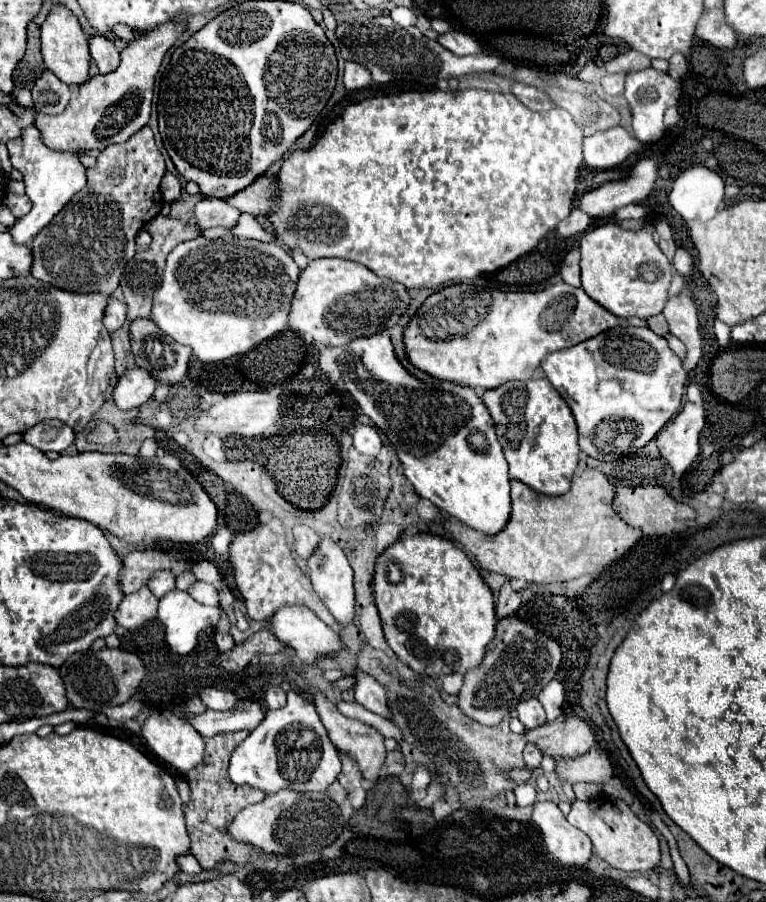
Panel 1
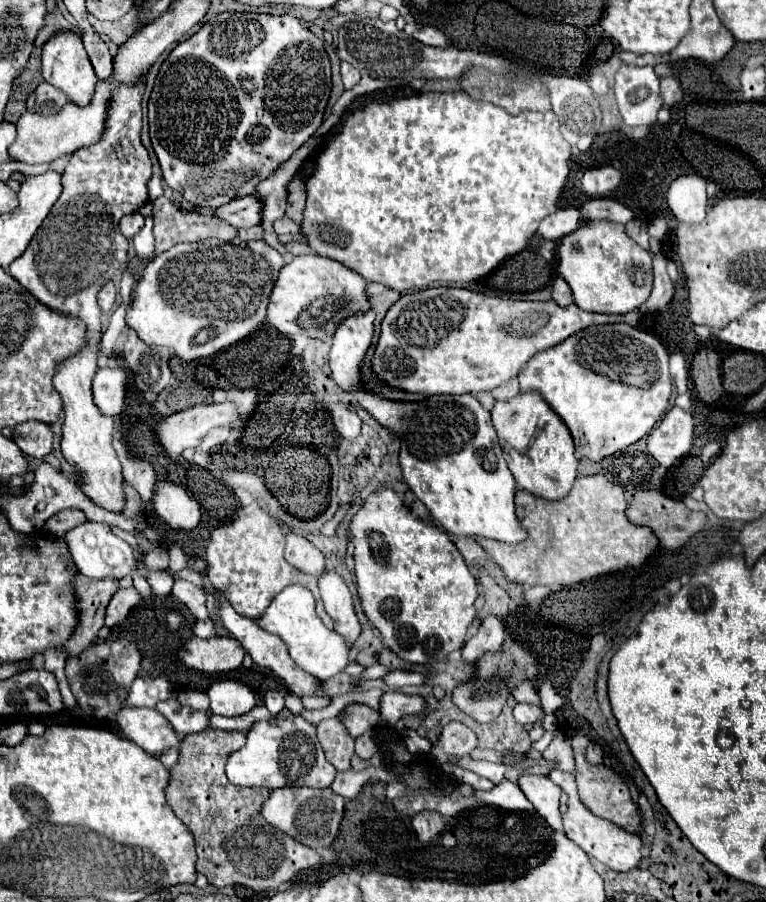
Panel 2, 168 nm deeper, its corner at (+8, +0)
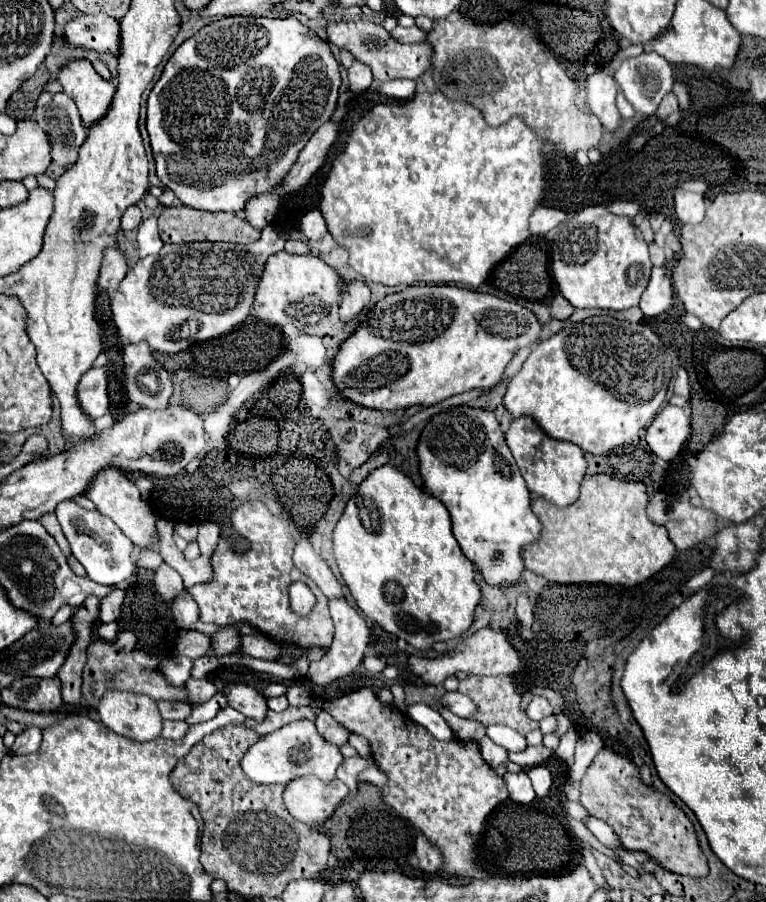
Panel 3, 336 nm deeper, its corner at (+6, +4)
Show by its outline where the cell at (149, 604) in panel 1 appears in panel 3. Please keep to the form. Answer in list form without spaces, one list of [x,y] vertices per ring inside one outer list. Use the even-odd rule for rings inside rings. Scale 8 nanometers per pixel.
[[[117,588],[109,596],[101,598],[101,606],[99,606],[101,614],[99,614],[99,620],[101,622],[113,622],[113,620],[117,620],[119,614],[121,614],[123,600],[125,600],[125,590],[121,590],[121,588]]]

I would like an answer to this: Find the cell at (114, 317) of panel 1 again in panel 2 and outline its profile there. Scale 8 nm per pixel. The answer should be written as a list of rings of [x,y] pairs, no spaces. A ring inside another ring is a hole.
[[[109,282],[109,284],[105,284],[103,288],[101,288],[101,292],[99,292],[99,306],[101,306],[101,310],[103,312],[111,312],[111,308],[113,308],[113,302],[115,302],[115,284],[113,282]]]

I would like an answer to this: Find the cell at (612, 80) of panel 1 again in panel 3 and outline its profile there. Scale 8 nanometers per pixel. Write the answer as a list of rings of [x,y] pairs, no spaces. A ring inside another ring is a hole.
[[[601,69],[587,78],[587,100],[589,100],[591,112],[601,120],[601,124],[607,130],[613,132],[621,124],[621,116],[615,108],[617,86],[608,70]]]

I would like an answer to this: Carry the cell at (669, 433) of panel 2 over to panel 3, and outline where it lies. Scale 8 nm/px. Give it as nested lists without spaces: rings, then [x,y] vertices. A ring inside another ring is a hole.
[[[667,404],[647,430],[647,444],[663,460],[673,460],[691,436],[691,414],[685,408]]]

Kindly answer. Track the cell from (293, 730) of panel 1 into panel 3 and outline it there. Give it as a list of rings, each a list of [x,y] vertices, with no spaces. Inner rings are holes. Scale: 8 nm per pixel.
[[[301,718],[297,722],[285,724],[283,728],[261,736],[259,742],[255,742],[243,756],[241,760],[241,770],[245,772],[245,776],[257,784],[287,784],[295,778],[313,774],[323,782],[331,782],[335,778],[335,770],[341,764],[343,756],[339,752],[339,748],[335,748],[333,744],[327,744],[315,724],[307,718]]]

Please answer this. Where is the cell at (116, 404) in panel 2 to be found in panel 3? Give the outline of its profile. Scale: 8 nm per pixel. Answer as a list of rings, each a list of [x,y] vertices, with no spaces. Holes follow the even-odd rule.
[[[91,368],[83,374],[79,382],[79,402],[83,410],[95,420],[107,414],[109,410],[109,394],[107,394],[107,368]]]

